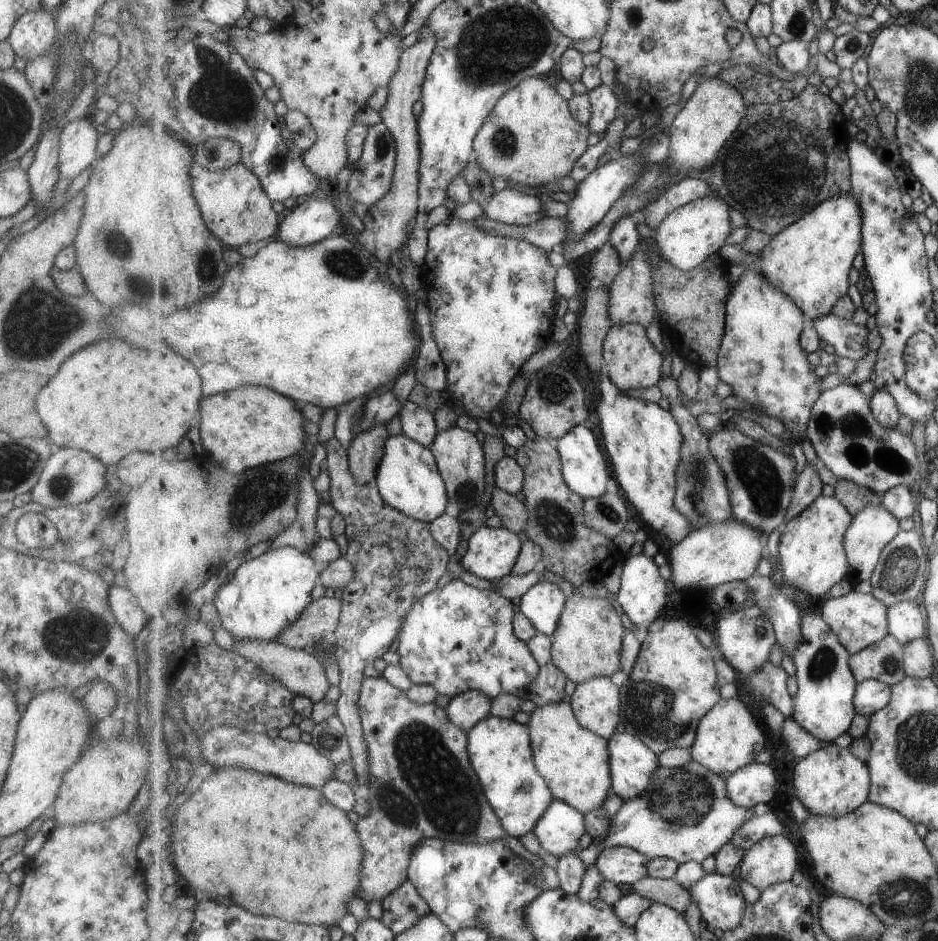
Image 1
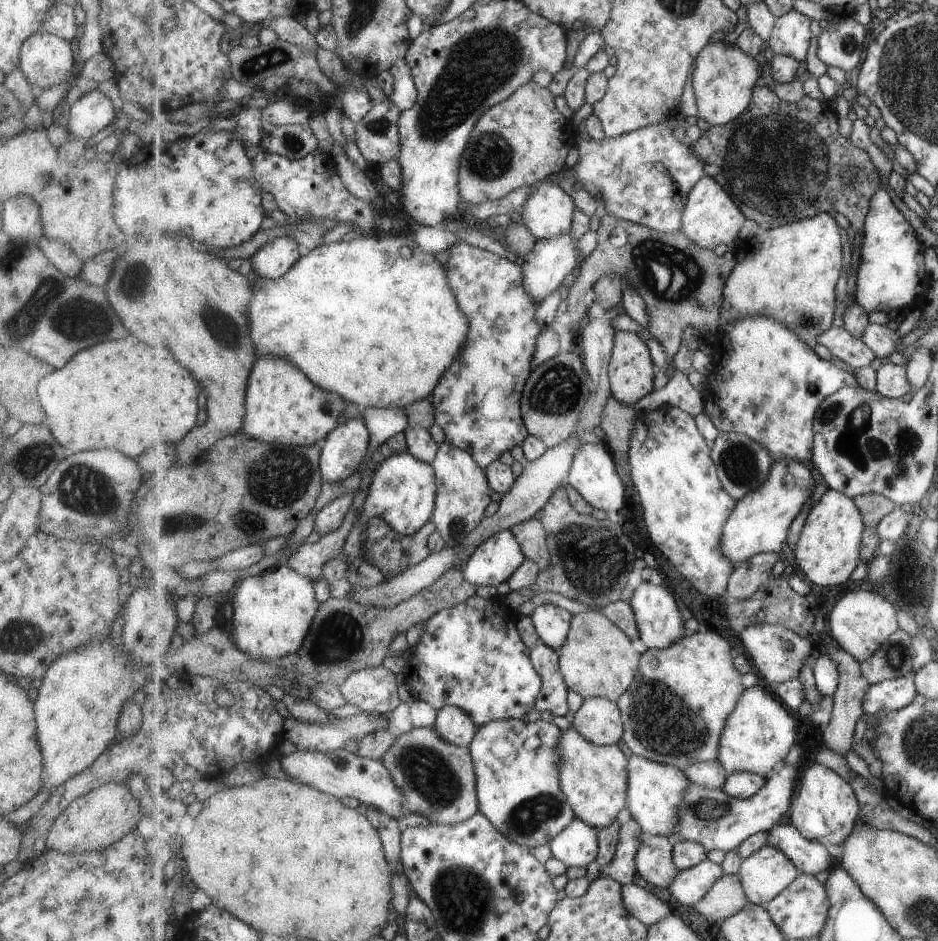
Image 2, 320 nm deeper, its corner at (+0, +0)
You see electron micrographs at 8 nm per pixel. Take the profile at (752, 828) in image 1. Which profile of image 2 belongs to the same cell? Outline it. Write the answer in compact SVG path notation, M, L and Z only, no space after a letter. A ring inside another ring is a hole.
M777 824L768 833L767 845L777 847L789 855L801 873L814 875L836 867L837 861L827 846L806 839L793 824Z

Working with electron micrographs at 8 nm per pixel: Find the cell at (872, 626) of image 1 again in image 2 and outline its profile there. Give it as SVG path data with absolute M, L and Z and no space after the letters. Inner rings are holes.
M879 590L845 594L836 602L829 623L837 643L861 663L872 657L900 629L900 618L895 606Z

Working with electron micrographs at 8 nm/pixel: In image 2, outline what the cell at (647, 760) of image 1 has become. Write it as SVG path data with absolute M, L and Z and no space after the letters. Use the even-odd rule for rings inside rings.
M633 754L629 761L630 789L628 809L632 816L642 826L645 834L660 837L674 836L678 832L680 811L686 802L690 787L687 773L673 765L656 763Z

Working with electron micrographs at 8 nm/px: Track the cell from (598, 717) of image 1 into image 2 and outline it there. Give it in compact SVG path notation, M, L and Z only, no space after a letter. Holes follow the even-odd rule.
M603 697L584 700L573 724L589 742L598 745L616 745L624 737L620 706Z

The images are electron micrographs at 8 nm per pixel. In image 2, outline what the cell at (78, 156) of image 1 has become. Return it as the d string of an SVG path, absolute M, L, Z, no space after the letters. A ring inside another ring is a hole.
M94 89L70 105L66 129L70 138L91 143L93 134L107 126L117 113L111 105L111 100L99 89Z

